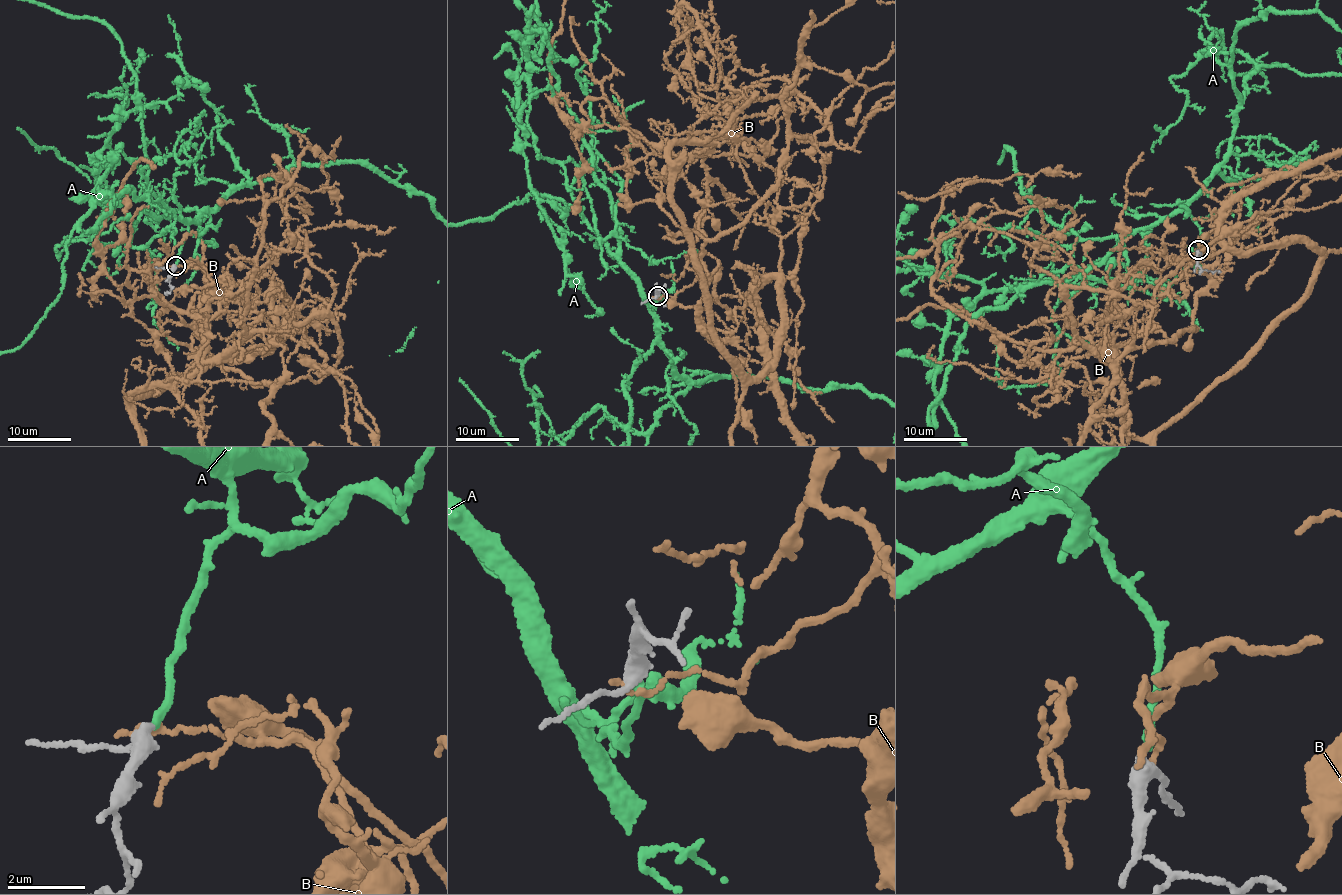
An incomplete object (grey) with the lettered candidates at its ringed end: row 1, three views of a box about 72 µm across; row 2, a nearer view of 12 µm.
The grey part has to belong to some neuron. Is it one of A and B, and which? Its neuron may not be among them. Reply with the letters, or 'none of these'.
A

